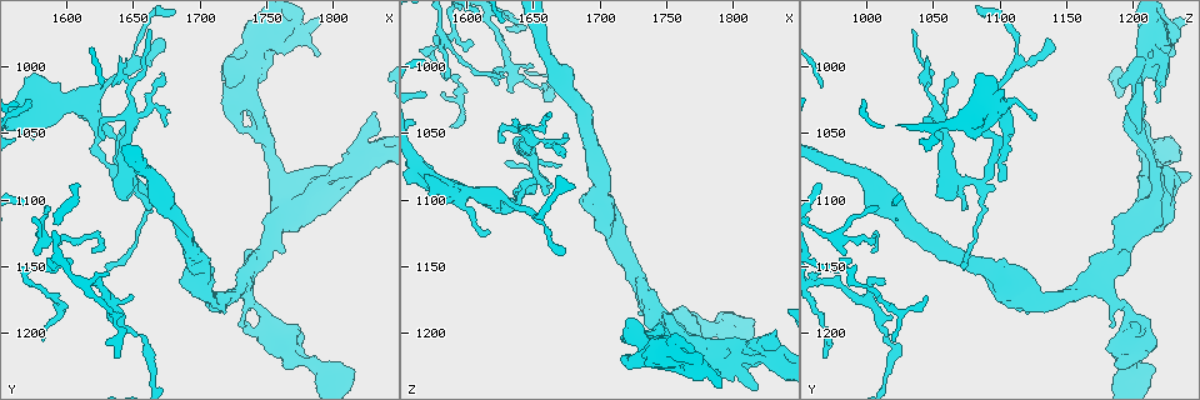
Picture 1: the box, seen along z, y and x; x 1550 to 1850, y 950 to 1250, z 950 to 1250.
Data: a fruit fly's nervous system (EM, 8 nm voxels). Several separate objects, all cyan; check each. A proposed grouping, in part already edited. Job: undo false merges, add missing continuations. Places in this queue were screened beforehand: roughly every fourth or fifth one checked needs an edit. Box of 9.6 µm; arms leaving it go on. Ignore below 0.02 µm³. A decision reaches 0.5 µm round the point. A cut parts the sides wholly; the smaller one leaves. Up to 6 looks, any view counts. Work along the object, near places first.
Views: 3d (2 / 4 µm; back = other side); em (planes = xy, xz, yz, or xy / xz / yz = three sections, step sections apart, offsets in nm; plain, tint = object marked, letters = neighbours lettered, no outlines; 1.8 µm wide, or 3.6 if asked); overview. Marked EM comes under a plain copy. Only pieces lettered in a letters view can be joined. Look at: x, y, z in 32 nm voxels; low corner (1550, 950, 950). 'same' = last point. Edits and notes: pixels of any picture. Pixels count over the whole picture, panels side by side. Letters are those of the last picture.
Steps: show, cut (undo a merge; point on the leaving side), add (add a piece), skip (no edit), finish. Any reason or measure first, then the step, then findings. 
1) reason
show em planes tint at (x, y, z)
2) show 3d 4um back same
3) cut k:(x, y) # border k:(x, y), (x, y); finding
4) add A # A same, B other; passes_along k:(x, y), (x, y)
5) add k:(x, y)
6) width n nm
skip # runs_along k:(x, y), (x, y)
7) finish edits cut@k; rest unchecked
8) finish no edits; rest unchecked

show 3d 4um at (1790, 1230, 1200)

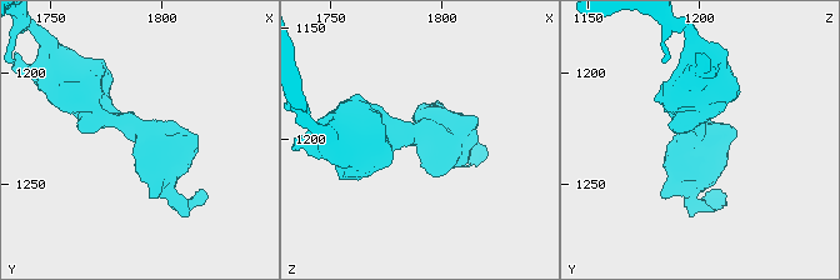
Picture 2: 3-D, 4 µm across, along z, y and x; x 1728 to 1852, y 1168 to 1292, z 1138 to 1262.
show em planes tint at (1792, 1230, 1202)

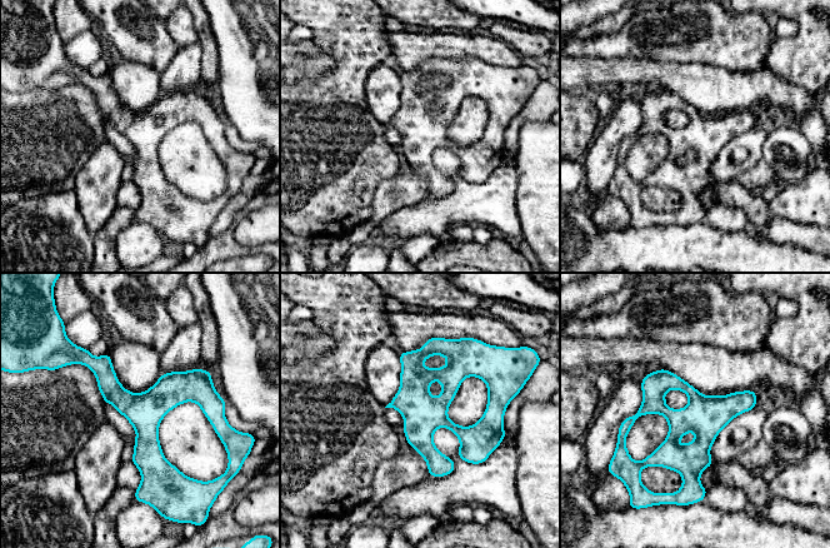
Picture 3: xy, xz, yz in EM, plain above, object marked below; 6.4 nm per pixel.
show em planes letters same

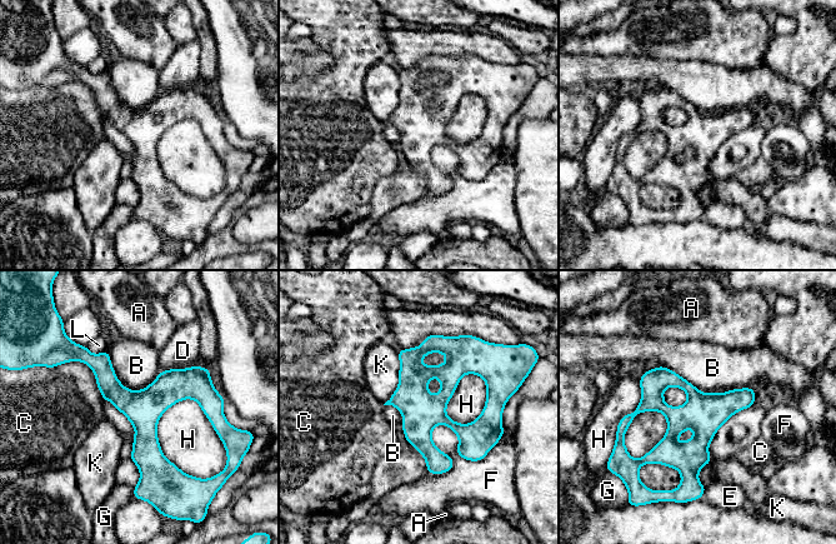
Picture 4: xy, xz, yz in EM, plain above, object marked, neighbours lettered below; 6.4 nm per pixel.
skip # A other, B other, C other, D other, E other, F other, G other, H other, K other, L other; runs_along 4:(85, 359), (125, 397), (199, 392), (214, 404); one cell here

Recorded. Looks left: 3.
two arms at a narrow angle
show em planes letters at (1826, 1064, 1210)

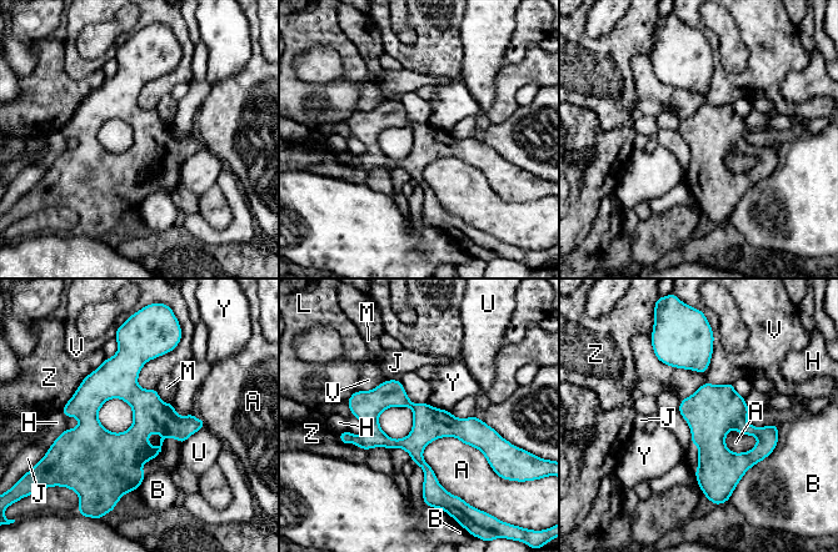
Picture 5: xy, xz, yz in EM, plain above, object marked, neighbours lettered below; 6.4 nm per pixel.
skip # A other, B other, H other, J other, L other, M other, U other, V other, Y other, Z other; runs_along 5:(133, 344), (140, 430), (120, 458), (120, 491); continuous, no second cell

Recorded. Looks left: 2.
closes a loop
show em 3.6um planes tint at (1730, 1050, 1204)

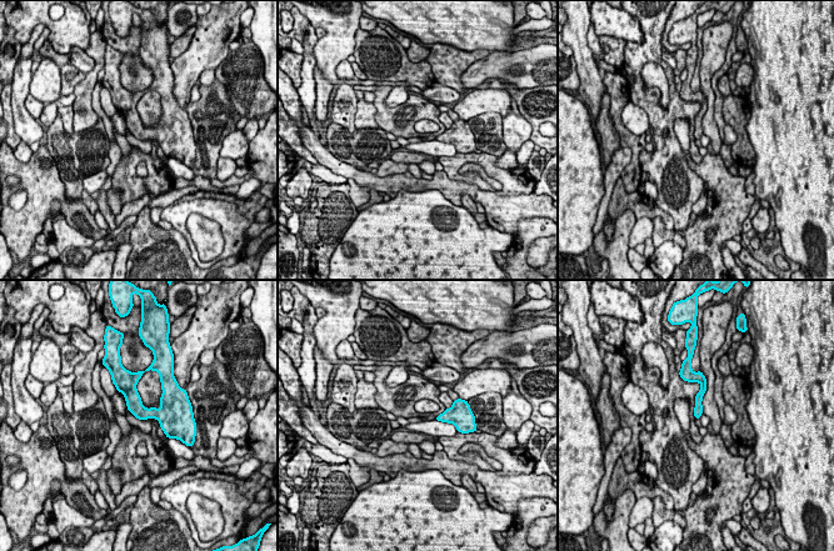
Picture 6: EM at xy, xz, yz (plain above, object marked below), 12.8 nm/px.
see the neighbours
show em 3.6um planes letters same

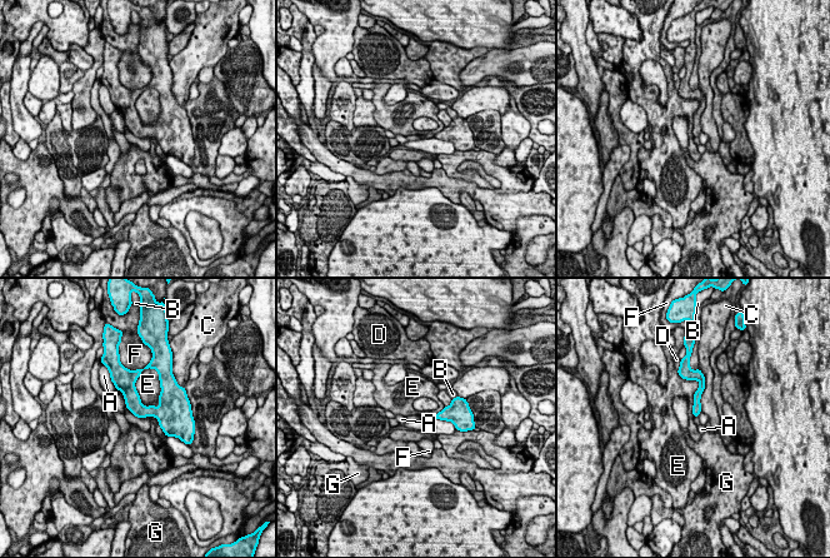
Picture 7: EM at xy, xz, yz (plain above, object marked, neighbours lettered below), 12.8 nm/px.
width 130 nm
skip # A other, B other, C other, D other, E other, F other, G other; border 7:(681, 378), (699, 383), (694, 415); one cell here

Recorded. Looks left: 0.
finish no edits; rest unchecked

